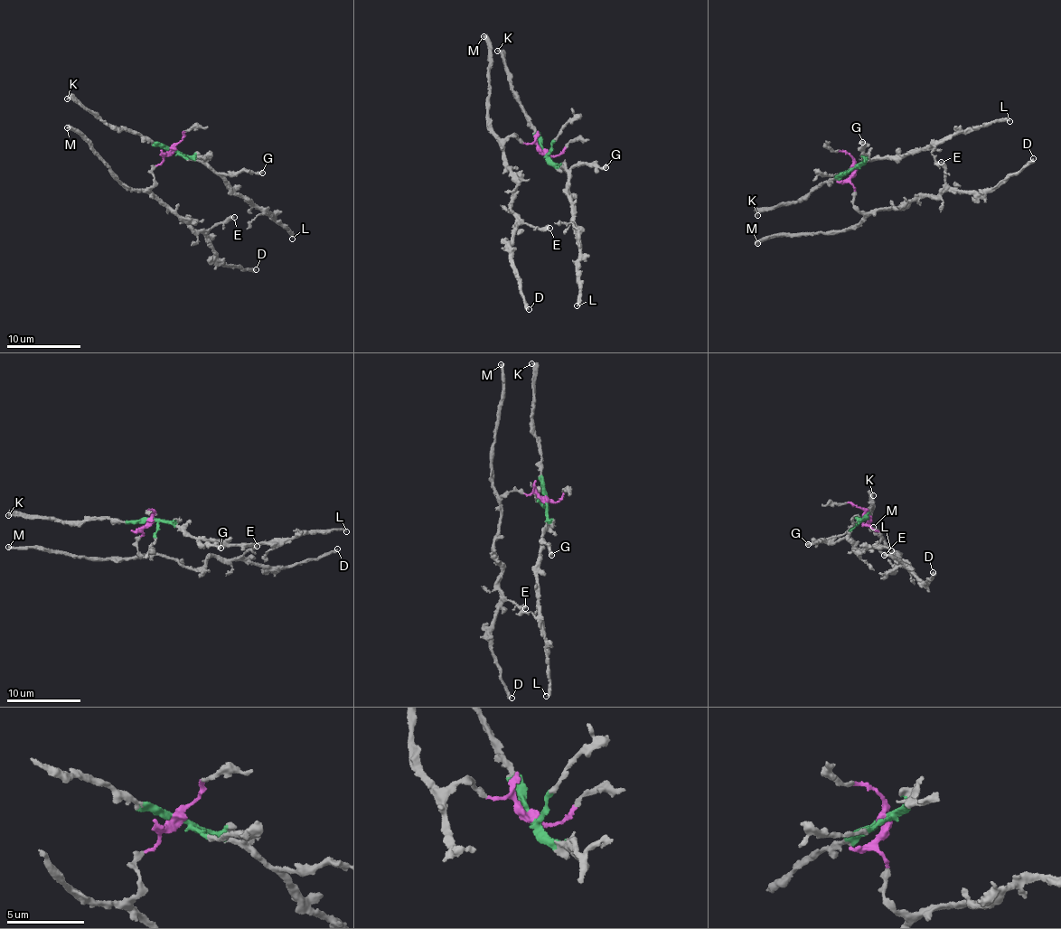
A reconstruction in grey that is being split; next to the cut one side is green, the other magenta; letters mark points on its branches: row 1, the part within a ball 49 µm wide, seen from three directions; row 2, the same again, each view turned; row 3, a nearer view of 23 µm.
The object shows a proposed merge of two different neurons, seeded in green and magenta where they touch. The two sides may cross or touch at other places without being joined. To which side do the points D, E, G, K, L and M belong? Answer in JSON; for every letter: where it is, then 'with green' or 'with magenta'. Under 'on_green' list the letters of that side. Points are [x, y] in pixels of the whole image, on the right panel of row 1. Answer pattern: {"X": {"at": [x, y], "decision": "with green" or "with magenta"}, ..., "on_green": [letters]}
{"D": {"at": [1033, 158], "decision": "with magenta"}, "E": {"at": [941, 162], "decision": "with magenta"}, "G": {"at": [862, 142], "decision": "with green"}, "K": {"at": [757, 215], "decision": "with green"}, "L": {"at": [1009, 121], "decision": "with green"}, "M": {"at": [757, 243], "decision": "with magenta"}, "on_green": ["G", "K", "L"]}

